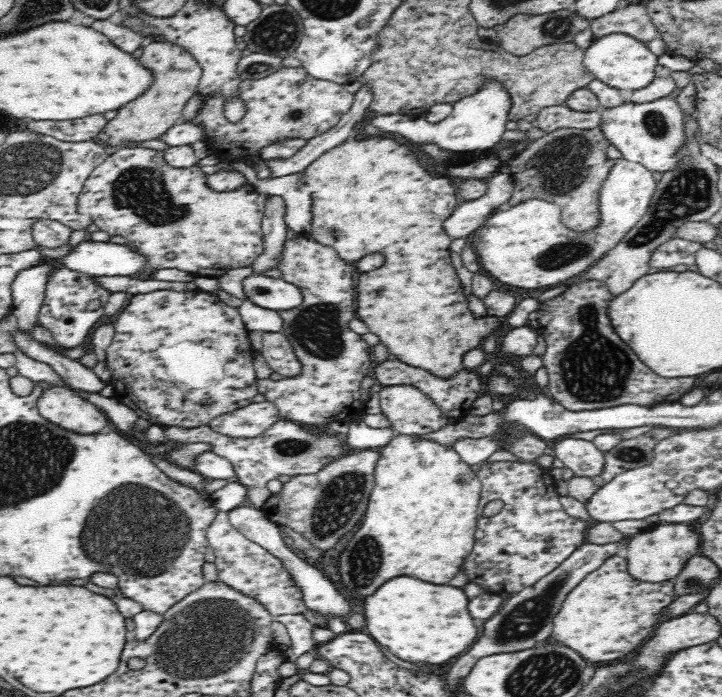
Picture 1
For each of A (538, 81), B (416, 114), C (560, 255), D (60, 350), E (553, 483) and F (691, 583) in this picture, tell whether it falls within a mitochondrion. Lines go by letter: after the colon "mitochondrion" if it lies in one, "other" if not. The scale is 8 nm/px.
A: other
B: other
C: mitochondrion
D: other
E: other
F: mitochondrion

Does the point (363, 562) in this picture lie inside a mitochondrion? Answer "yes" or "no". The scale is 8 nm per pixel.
yes

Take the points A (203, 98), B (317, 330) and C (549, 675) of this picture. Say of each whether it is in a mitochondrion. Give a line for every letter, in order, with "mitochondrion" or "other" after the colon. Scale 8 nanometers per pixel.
A: other
B: mitochondrion
C: mitochondrion

